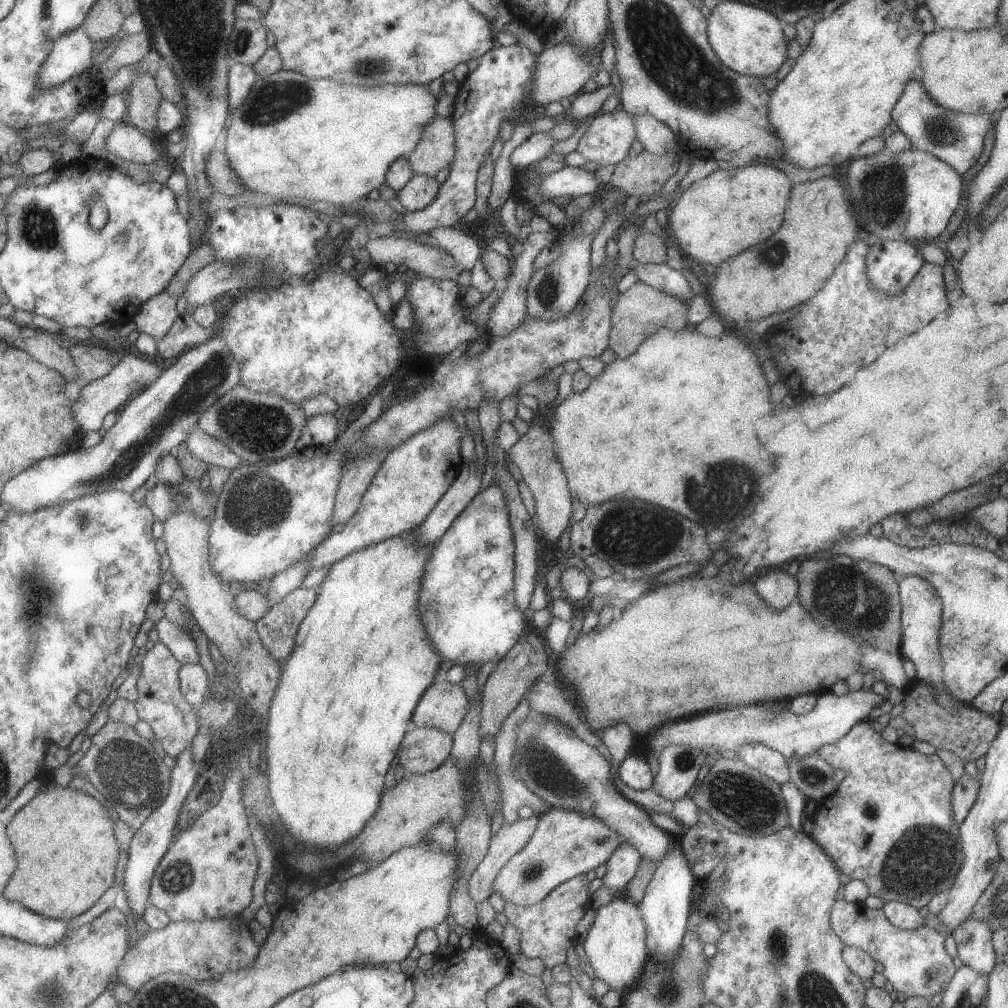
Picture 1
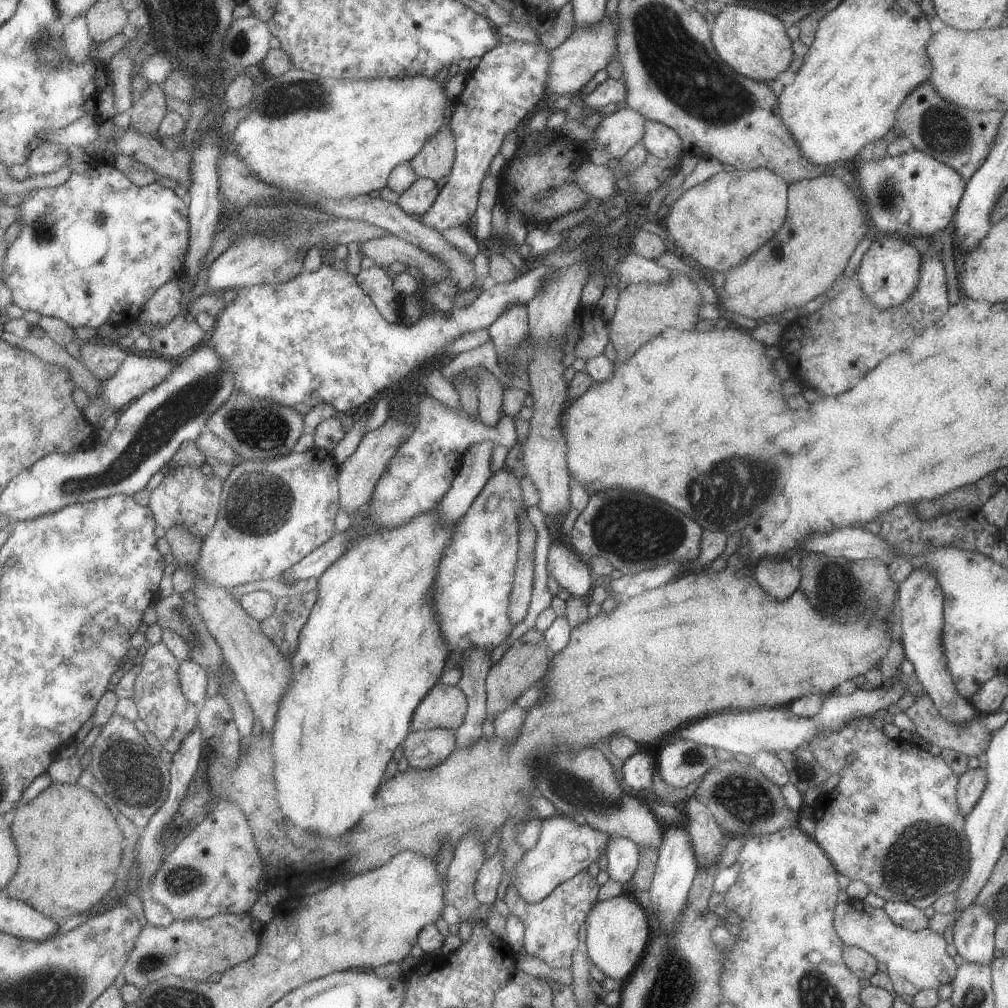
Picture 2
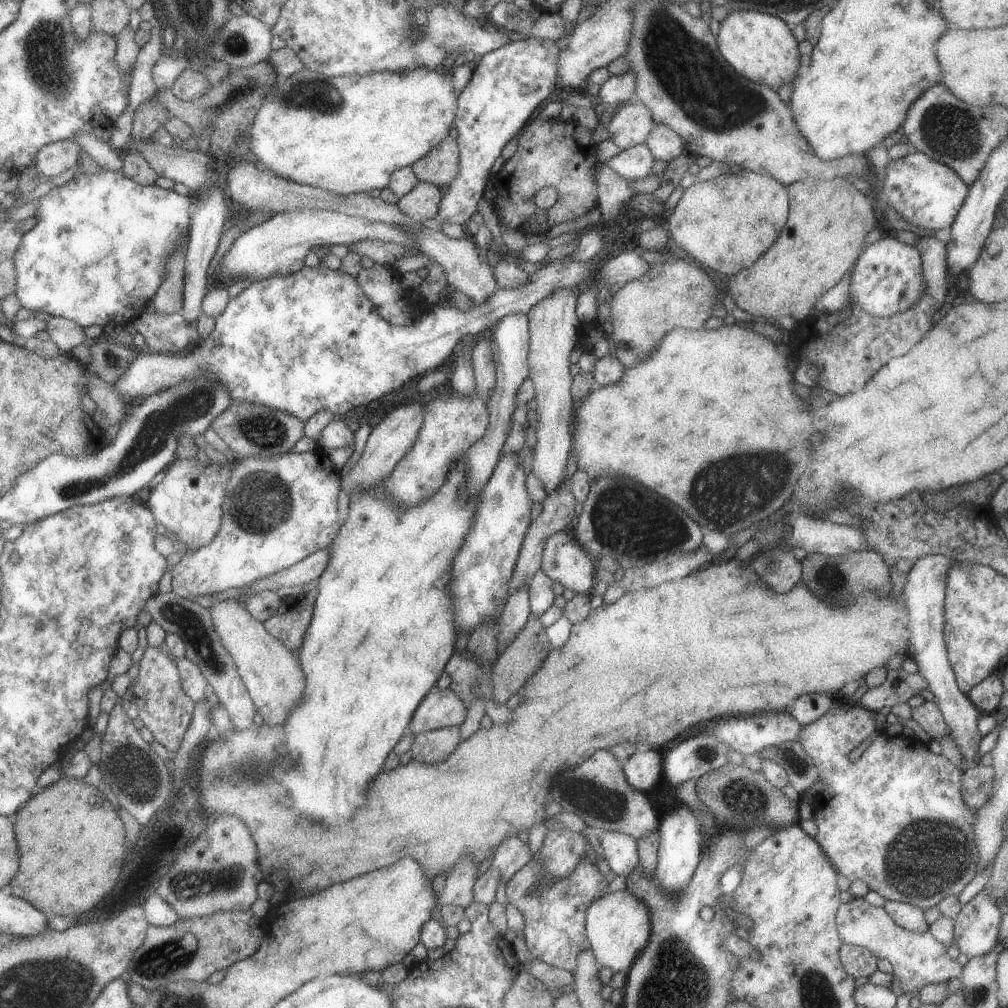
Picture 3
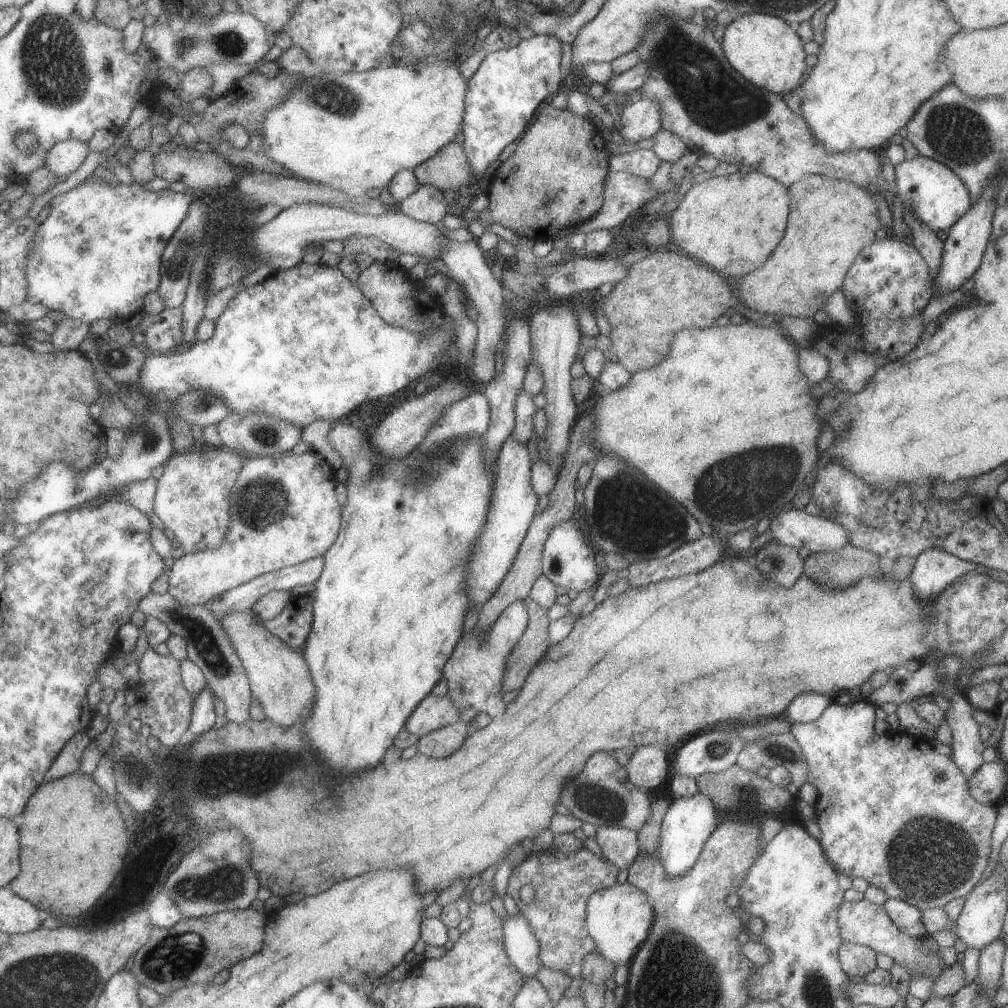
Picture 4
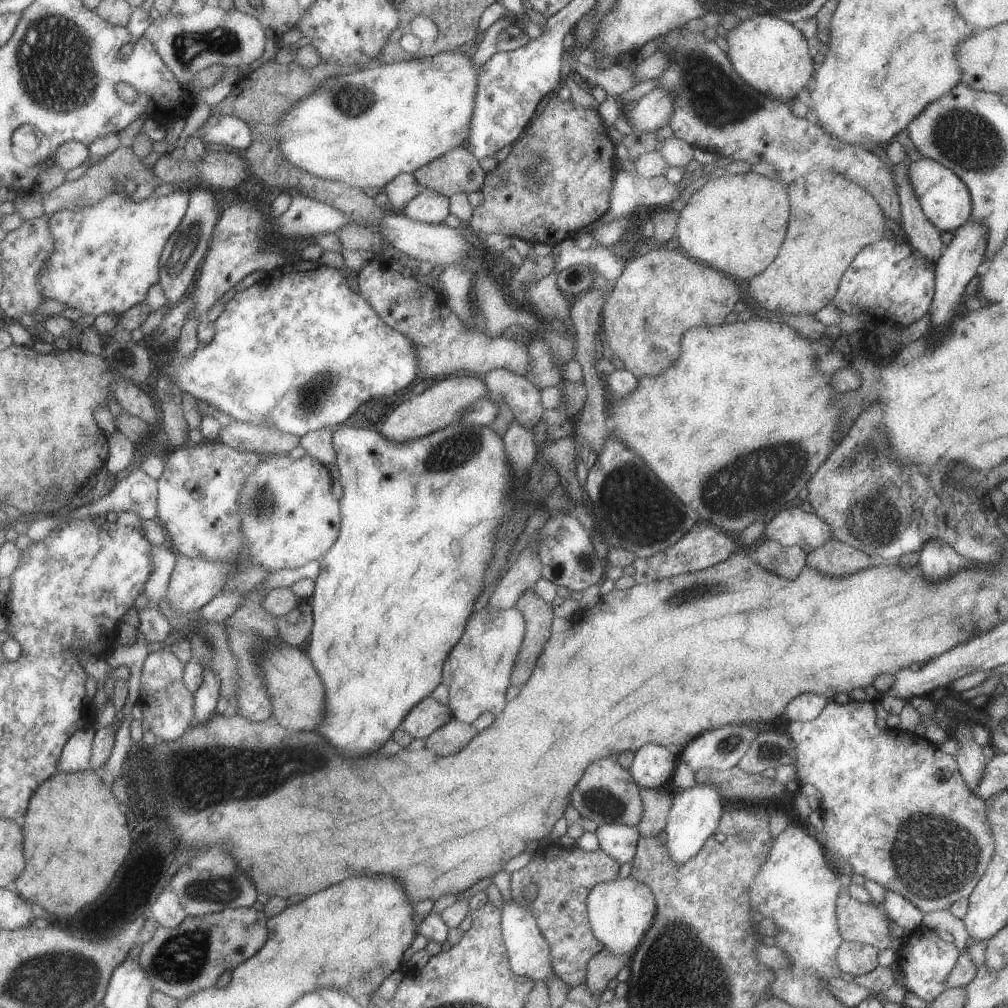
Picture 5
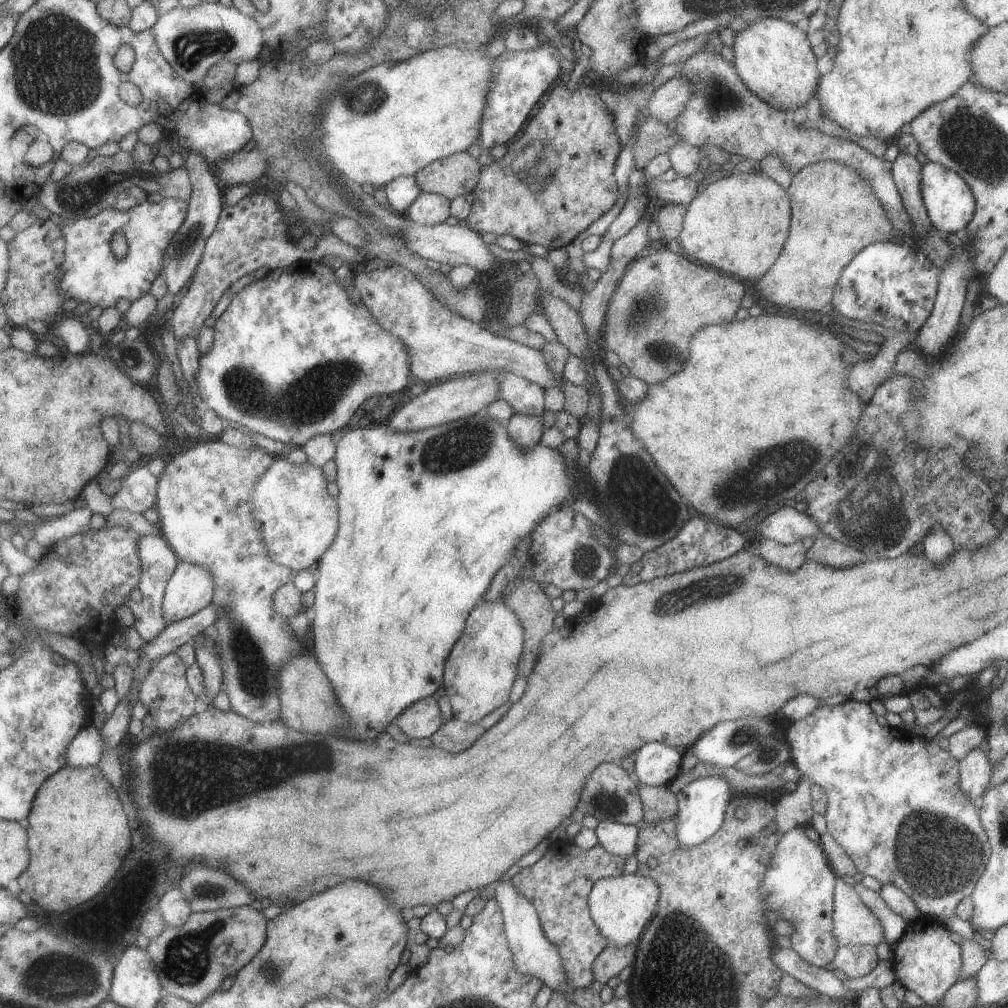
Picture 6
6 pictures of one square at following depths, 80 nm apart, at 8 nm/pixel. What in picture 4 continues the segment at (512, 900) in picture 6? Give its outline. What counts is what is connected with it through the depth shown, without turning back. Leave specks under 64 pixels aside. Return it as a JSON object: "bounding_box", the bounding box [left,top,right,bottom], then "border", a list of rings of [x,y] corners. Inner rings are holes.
{"bounding_box":[502,913,541,976],"border":[[[521,913],[507,915],[502,922],[504,951],[509,962],[524,976],[534,976],[541,968],[539,962],[539,944]]]}

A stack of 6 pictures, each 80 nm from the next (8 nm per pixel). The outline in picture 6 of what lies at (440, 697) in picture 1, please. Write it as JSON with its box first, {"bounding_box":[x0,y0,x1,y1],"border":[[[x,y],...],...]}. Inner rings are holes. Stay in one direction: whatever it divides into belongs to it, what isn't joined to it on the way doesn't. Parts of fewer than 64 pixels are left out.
{"bounding_box":[394,697,442,739],"border":[[[426,697],[407,706],[394,724],[409,739],[430,738],[441,726],[442,715],[435,697]]]}

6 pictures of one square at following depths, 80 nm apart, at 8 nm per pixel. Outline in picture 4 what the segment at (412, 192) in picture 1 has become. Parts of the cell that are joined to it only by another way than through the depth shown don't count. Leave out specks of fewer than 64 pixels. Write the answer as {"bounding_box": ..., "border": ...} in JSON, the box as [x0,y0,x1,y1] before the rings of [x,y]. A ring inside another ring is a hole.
{"bounding_box":[395,185,448,223],"border":[[[420,185],[395,208],[407,217],[425,223],[436,223],[448,214],[448,203],[444,200],[443,193],[428,185]]]}

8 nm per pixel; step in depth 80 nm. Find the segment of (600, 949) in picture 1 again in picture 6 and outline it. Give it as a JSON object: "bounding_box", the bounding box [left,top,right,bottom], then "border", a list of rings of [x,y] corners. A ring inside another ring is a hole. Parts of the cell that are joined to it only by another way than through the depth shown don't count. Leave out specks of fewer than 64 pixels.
{"bounding_box":[587,874,659,948],"border":[[[621,874],[621,876],[601,878],[593,884],[587,896],[587,906],[591,920],[599,934],[617,948],[636,944],[649,920],[658,911],[659,888],[651,878],[641,874]]]}

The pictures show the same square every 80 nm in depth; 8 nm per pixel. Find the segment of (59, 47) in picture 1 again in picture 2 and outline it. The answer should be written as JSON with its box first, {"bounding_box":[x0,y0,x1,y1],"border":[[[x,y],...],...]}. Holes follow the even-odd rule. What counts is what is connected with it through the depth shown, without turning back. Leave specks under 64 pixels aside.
{"bounding_box":[63,13,94,64],"border":[[[83,13],[77,14],[75,18],[70,18],[65,23],[63,42],[65,42],[65,52],[71,64],[79,64],[89,58],[94,42],[89,37]]]}

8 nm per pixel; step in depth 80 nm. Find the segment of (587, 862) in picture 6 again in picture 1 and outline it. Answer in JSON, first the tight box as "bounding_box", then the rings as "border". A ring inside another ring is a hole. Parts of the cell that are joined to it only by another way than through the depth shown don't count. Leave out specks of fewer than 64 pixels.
{"bounding_box":[504,875,590,969],"border":[[[578,875],[553,888],[543,900],[532,906],[504,904],[507,924],[512,925],[519,934],[521,956],[537,959],[549,969],[566,962],[567,950],[575,944],[575,926],[581,917],[590,913],[589,884],[585,875]]]}

